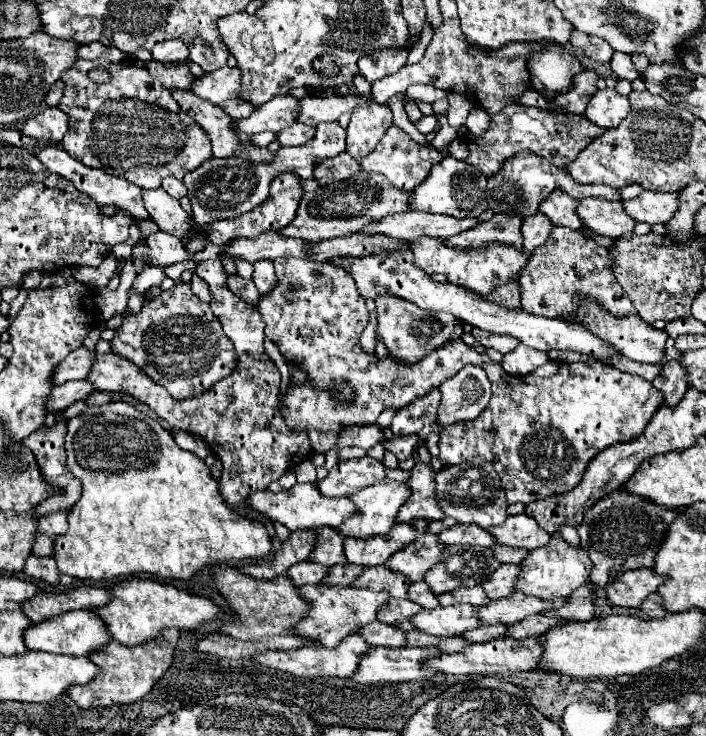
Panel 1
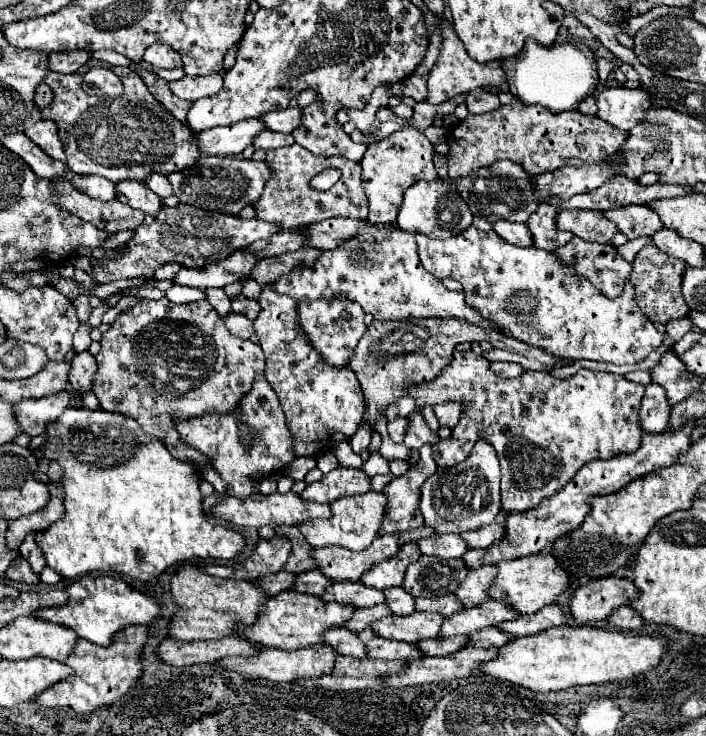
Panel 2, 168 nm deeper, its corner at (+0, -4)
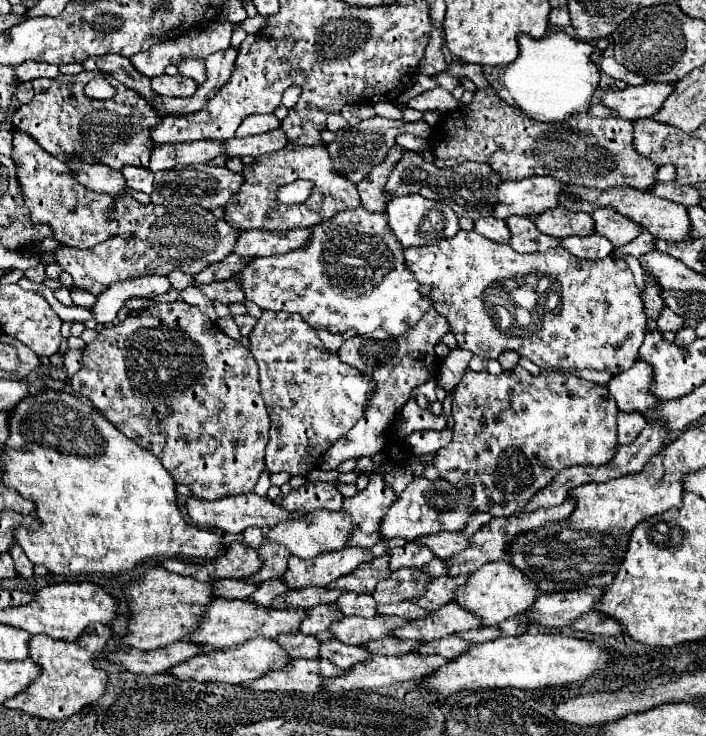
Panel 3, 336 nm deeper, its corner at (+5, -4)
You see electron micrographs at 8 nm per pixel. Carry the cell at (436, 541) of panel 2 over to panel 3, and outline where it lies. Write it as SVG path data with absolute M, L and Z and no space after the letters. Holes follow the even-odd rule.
M409 541L403 547L393 547L389 551L389 567L395 571L399 567L421 567L427 565L435 555L429 547L421 545L419 541Z

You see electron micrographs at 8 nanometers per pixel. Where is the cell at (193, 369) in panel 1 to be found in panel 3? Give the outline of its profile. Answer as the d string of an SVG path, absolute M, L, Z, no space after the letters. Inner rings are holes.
M185 301L175 303L157 303L153 309L133 311L127 315L125 321L105 325L97 339L91 341L83 349L83 367L71 377L71 385L77 395L87 397L97 411L101 411L117 429L121 429L129 439L133 439L143 449L151 451L155 457L161 459L163 467L173 475L173 479L181 485L187 485L195 497L199 499L219 499L233 493L251 493L261 471L265 469L265 447L269 441L269 415L263 405L263 397L259 391L257 381L257 361L253 359L253 353L243 347L237 339L231 339L225 335L215 321L211 321L205 313L199 311L199 307L193 307Z

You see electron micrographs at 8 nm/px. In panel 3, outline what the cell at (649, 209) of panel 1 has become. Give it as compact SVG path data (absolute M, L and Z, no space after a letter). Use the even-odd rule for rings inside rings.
M601 207L595 209L591 213L593 221L595 221L595 231L603 237L607 237L615 247L627 245L629 241L633 241L643 229L641 225L637 225L635 221L631 221L629 217L617 213L611 207Z

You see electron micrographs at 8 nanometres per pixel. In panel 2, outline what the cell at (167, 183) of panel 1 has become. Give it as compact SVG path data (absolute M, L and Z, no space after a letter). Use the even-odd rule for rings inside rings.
M152 173L150 177L146 177L144 183L146 183L158 197L168 197L168 195L172 195L172 187L170 187L168 179L162 177L162 175L158 175L158 173Z

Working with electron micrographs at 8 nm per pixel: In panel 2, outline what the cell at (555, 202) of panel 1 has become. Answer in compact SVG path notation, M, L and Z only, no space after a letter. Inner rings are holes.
M540 205L534 211L534 215L530 215L530 219L526 221L526 227L532 233L532 245L536 249L554 251L572 239L570 231L556 229L556 225L554 225L556 213L558 213L558 209L554 205Z

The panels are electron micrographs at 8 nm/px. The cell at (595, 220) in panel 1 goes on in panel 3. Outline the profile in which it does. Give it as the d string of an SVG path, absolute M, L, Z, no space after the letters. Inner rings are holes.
M561 207L541 213L535 219L535 225L541 233L559 237L559 239L573 237L573 235L587 237L587 235L595 233L595 225L593 225L593 219L589 213L573 213L573 211L561 209Z

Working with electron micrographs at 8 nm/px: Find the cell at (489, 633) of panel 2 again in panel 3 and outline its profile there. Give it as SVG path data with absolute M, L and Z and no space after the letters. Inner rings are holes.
M451 635L451 637L445 637L445 639L423 643L421 651L417 651L417 653L443 655L447 659L455 659L455 657L459 657L459 653L465 653L465 649L469 649L469 647L471 647L471 641L465 641L457 635Z

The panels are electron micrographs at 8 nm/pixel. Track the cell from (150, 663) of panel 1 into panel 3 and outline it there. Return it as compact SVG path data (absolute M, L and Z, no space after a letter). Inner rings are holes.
M101 623L91 625L85 631L85 637L75 643L45 635L33 635L33 641L29 645L31 659L43 667L43 673L41 677L37 677L37 681L33 681L33 685L29 685L29 689L25 689L25 693L19 693L17 697L13 697L13 701L7 701L5 707L21 709L23 713L41 719L65 719L79 713L79 709L83 709L85 705L95 703L107 689L107 671L97 667L97 659L103 655L107 639L111 637L113 631Z

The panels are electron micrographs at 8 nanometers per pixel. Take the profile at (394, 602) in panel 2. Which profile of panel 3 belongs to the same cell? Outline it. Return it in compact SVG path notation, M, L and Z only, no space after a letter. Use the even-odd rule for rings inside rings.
M345 593L337 599L339 609L345 615L361 615L361 617L375 617L377 615L377 601L373 595L367 593Z

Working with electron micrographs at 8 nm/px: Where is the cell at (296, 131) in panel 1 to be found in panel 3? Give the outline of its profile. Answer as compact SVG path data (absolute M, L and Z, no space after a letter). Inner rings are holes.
M273 129L273 131L267 131L267 133L259 133L259 135L247 135L243 139L233 137L233 139L227 141L225 151L227 151L227 157L233 157L233 155L259 157L263 153L283 149L285 145L287 145L287 137L283 133L283 129Z

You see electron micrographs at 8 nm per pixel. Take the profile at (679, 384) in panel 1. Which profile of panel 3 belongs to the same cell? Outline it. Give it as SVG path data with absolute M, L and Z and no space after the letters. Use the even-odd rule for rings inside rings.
M619 413L619 443L631 443L647 425L643 413Z

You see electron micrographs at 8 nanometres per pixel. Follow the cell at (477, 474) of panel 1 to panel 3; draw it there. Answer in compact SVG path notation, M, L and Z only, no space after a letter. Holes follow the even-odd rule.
M415 477L407 489L399 495L399 499L391 505L387 515L381 523L381 535L385 539L403 537L407 541L419 539L423 535L441 533L441 531L463 531L471 519L473 511L473 483L467 485L455 485L447 479L427 479L427 477Z

